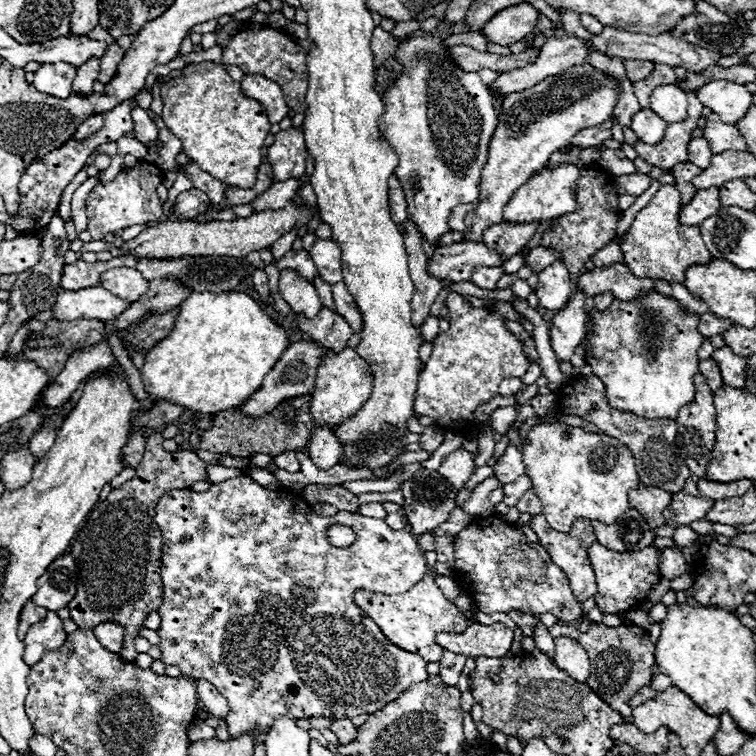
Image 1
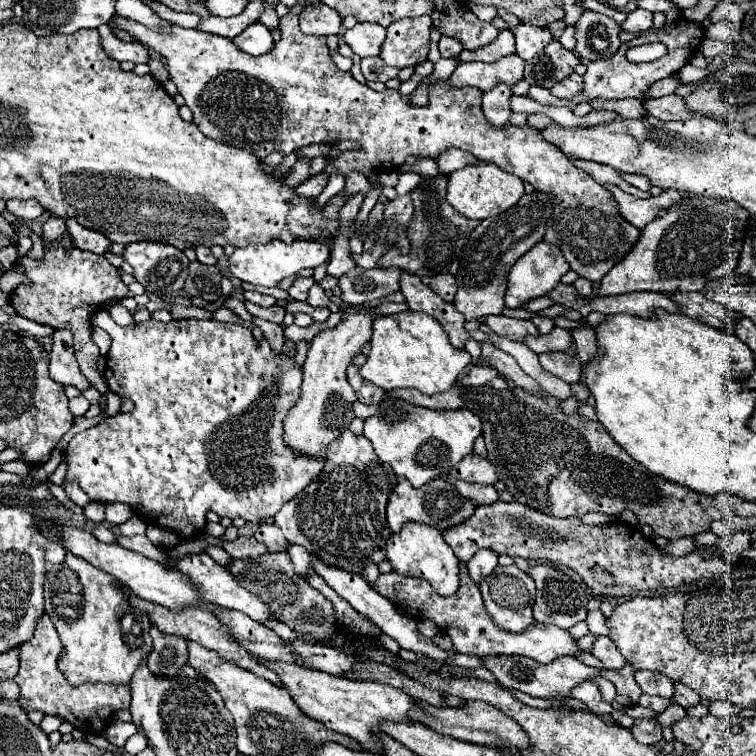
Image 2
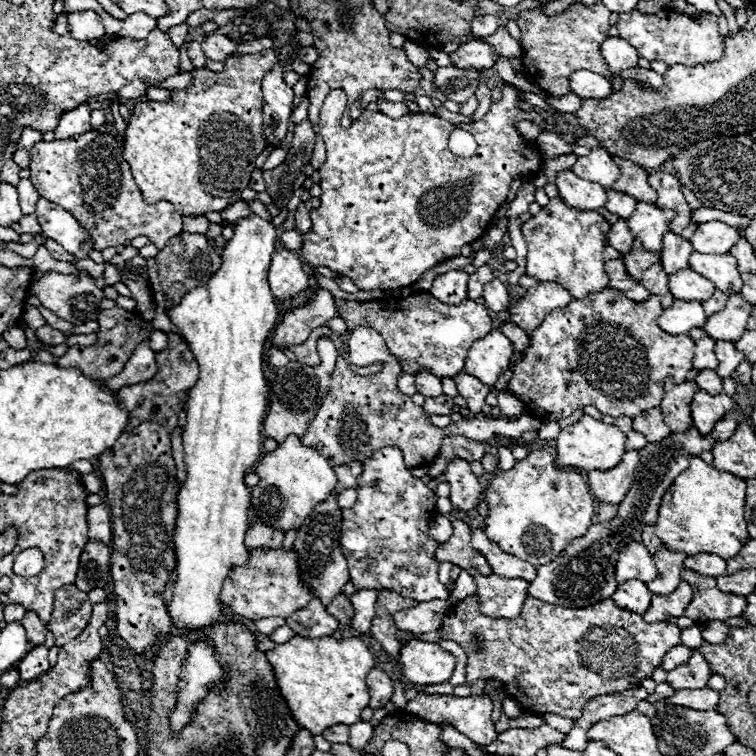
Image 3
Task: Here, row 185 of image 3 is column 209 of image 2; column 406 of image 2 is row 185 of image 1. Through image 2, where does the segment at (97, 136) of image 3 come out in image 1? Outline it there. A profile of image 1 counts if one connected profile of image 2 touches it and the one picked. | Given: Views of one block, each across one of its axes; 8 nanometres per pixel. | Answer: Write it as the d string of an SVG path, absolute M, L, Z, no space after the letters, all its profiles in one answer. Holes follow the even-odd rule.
M138 162L132 168L124 168L112 182L96 184L86 198L88 212L88 232L94 240L102 240L106 232L122 234L124 228L132 224L158 222L162 218L162 202L156 194L158 184L162 182L162 172L150 162Z

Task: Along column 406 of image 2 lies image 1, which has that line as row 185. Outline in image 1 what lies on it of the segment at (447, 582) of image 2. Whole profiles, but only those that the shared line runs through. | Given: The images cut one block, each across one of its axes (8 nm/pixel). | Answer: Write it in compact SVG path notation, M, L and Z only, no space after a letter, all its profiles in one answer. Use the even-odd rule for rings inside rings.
M560 164L558 168L542 168L538 170L506 204L504 222L524 224L532 220L552 220L576 210L576 180L580 176L580 168L576 164Z

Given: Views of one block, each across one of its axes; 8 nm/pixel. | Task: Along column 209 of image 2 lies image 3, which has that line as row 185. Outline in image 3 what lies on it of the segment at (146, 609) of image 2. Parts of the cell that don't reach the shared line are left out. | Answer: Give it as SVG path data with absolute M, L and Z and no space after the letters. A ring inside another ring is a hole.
M612 156L612 160L618 164L622 176L610 186L610 190L616 192L624 192L628 196L632 196L636 202L648 202L654 204L656 202L656 192L650 188L648 184L648 174L634 162L624 160L620 156Z

